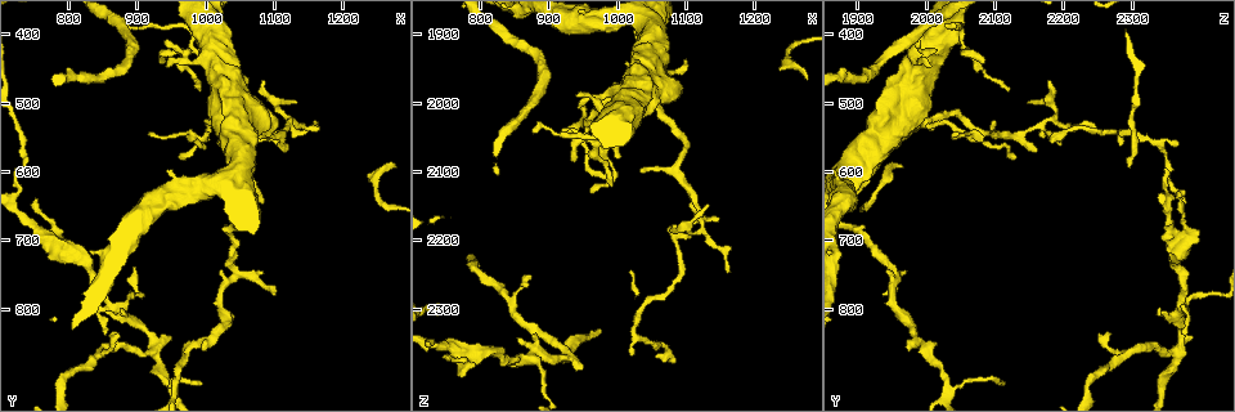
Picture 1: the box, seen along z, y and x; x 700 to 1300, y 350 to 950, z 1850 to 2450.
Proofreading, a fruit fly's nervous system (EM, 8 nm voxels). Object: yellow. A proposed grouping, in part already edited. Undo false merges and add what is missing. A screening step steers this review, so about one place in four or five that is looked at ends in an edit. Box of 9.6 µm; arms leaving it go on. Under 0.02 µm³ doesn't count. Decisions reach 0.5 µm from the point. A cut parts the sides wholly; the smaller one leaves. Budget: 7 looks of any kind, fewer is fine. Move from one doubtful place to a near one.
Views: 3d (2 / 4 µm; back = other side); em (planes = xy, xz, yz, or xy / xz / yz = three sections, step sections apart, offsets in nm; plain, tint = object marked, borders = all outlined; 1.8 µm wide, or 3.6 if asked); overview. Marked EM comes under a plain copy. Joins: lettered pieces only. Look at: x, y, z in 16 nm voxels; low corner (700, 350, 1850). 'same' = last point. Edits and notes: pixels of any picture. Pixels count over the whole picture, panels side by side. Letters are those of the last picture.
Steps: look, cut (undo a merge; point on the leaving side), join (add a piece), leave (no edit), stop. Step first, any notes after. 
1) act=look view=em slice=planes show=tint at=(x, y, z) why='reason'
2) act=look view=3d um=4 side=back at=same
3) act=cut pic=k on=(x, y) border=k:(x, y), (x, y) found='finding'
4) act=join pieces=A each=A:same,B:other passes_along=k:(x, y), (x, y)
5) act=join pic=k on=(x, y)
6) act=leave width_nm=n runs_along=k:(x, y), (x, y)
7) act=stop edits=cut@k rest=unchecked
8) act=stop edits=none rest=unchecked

act=look view=em slice=yz step=16 show=borders at=(925, 860, 2370) why='arms part here'

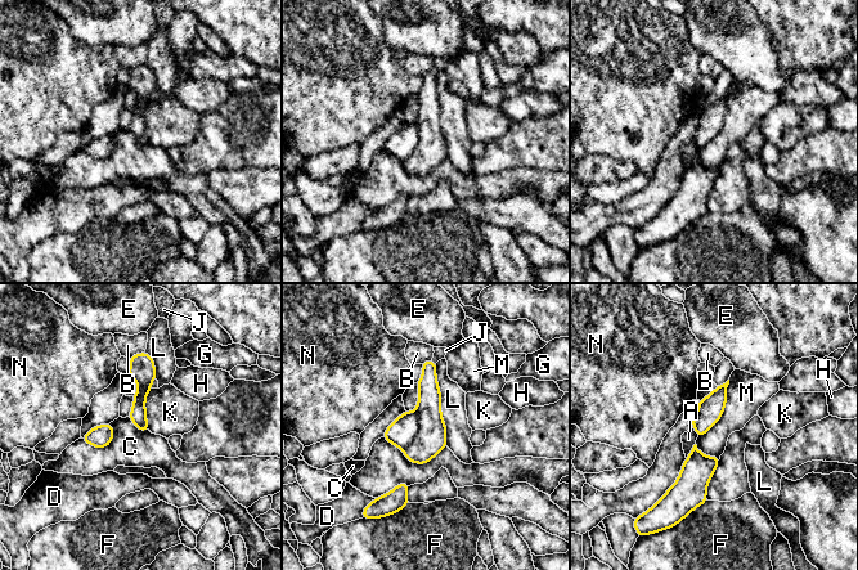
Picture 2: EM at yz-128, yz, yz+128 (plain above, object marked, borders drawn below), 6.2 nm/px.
act=leave width_nm=100 each=A:other,B:other,C:other,D:other,E:other,F:other,G:other,H:other,J:other,K:other,L:other,M:other,N:other runs_along=2:(143, 355), (139, 420), (144, 427) found='one neuron here'

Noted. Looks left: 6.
act=look view=em slice=yz step=16 show=tint at=(780, 705, 2365)

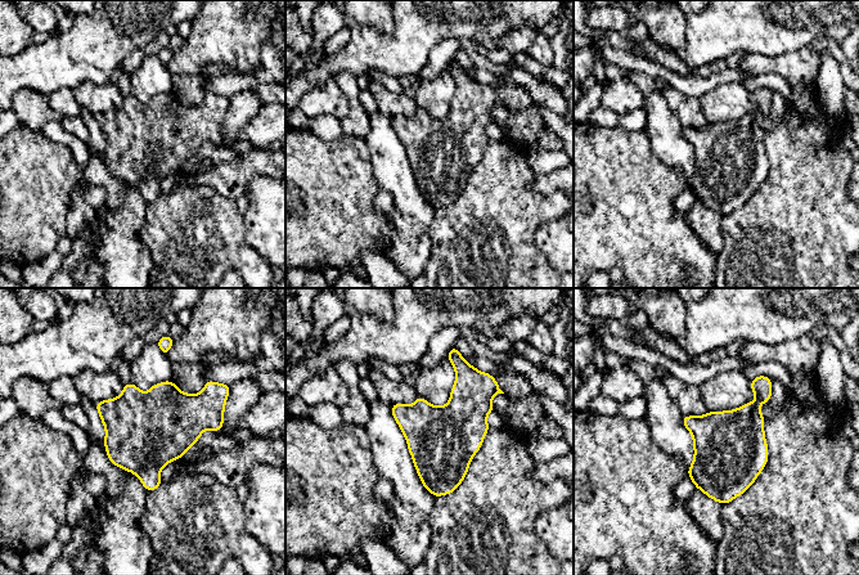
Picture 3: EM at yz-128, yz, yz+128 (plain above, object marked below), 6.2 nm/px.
act=look view=em slice=planes show=tint at=same why='another direction'

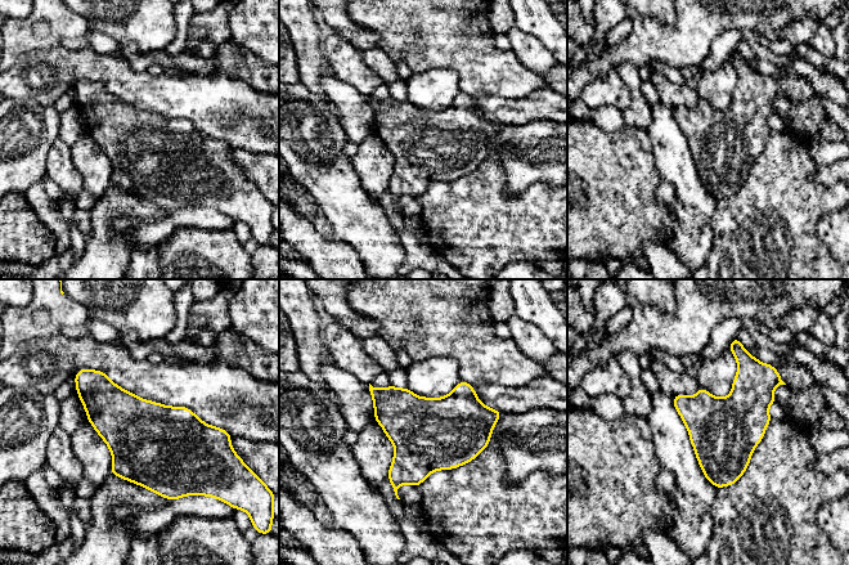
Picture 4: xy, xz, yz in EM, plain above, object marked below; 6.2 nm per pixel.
act=look view=em slice=planes show=borders at=same why='what lies round it'

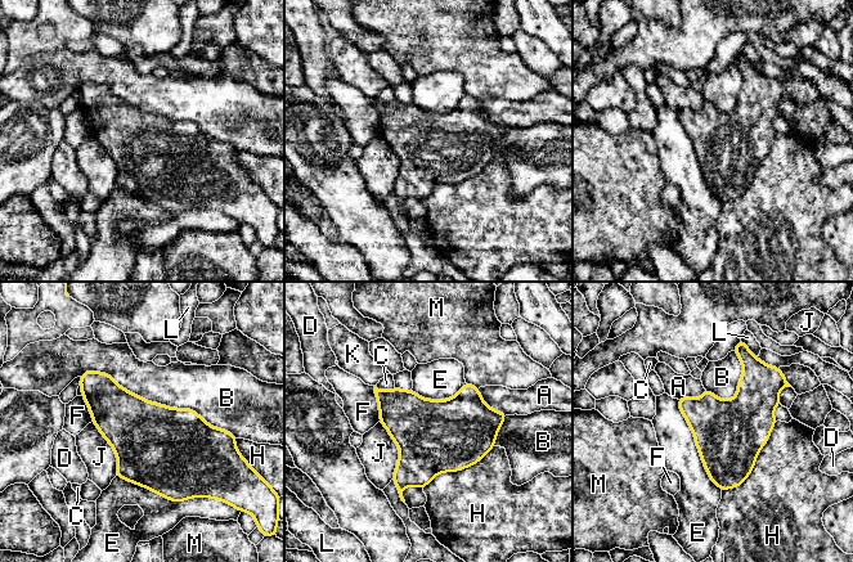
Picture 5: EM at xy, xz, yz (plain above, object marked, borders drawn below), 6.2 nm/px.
act=leave each=A:other,B:other,C:other,D:other,E:other,F:other,H:other,J:other,K:other,L:other,M:other border=5:(80, 376), (106, 372), (229, 432) found='continuous, no second neuron'

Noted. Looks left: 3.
act=look view=3d um=4 at=(1105, 780, 1940) why='tapers out'

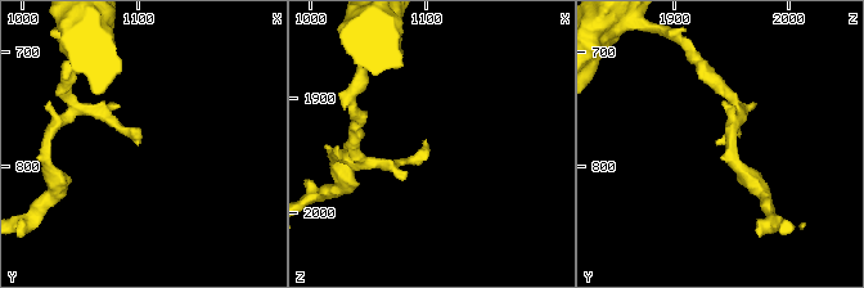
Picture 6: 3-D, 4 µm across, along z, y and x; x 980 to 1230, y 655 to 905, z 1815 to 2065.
act=look view=em slice=xz step=16 show=borders at=(1102, 778, 1938) why='now the EM'

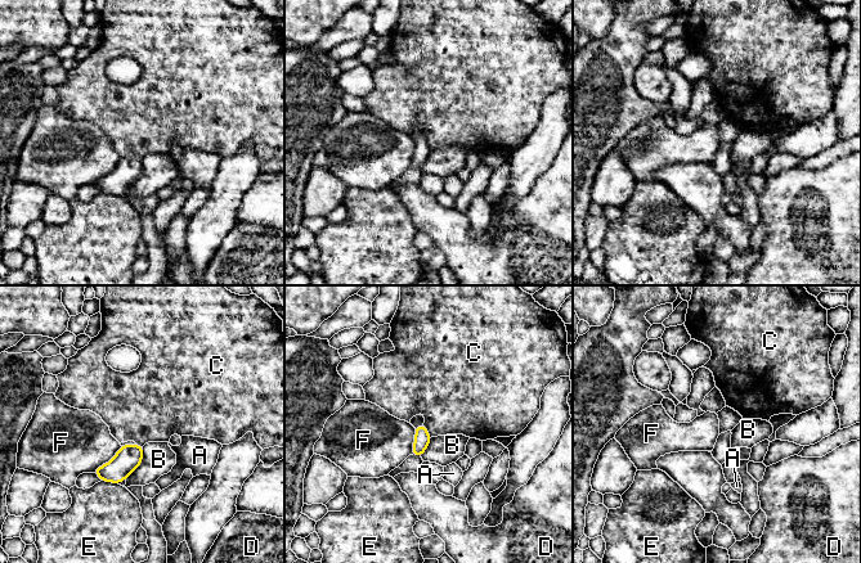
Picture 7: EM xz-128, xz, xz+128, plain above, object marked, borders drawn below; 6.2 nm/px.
act=leave each=A:other,B:other,C:other,D:other,E:other,F:other border=7:(424, 423), (430, 437) found='no lettered piece goes on from it'

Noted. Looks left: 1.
act=stop edits=none rest=unchecked

